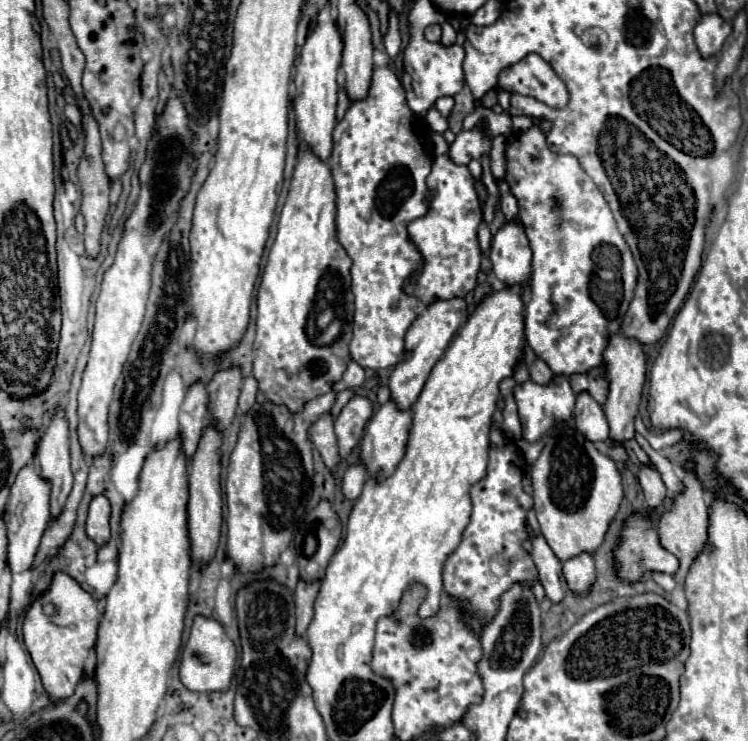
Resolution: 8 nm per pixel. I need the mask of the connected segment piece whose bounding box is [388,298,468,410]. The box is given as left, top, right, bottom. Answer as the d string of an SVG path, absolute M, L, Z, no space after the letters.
M452 298L452 300L438 300L438 302L430 304L424 310L424 314L414 320L412 328L406 334L406 346L404 346L404 350L410 356L396 364L396 368L392 370L392 376L388 380L390 400L396 404L398 410L408 410L416 402L416 398L418 398L420 390L424 388L424 382L428 380L434 364L442 358L450 340L454 338L458 328L464 324L466 314L468 314L466 302L462 298Z

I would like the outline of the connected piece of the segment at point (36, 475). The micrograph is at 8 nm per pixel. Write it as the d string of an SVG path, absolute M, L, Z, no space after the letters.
M36 460L24 466L12 486L8 508L4 514L6 520L6 534L8 534L8 566L16 572L30 570L36 550L40 546L40 538L50 522L48 516L48 496L50 496L50 484L40 478L40 472L36 472Z

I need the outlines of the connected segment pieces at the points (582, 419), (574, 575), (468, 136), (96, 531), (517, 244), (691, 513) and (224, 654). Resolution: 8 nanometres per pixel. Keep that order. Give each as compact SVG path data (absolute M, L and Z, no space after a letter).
M580 392L576 396L574 422L576 422L578 432L582 432L586 440L590 442L602 442L608 438L608 422L606 422L604 410L586 392Z
M580 554L572 560L564 562L564 578L568 582L568 588L578 594L586 596L590 594L594 582L596 582L596 570L594 570L594 560L588 554Z
M462 130L456 134L456 140L450 144L448 158L454 164L468 165L474 160L474 154L490 152L492 134L488 130Z
M96 496L90 502L86 532L98 546L104 546L110 540L110 502L106 496Z
M520 222L504 224L492 238L490 262L496 278L506 286L526 286L532 274L532 250Z
M686 462L684 470L686 470L686 476L682 480L684 490L672 496L672 506L668 510L664 510L660 514L660 520L656 522L660 544L668 552L678 556L678 560L680 560L680 570L676 572L678 582L684 582L684 576L688 574L688 568L690 568L694 556L700 552L700 548L704 548L704 540L708 538L708 508L704 504L704 492L706 492L704 484L696 476L694 462Z
M196 616L190 630L190 638L182 650L182 662L180 662L182 684L188 690L200 694L226 692L234 676L234 664L236 664L236 646L232 640L228 640L222 626L212 618Z

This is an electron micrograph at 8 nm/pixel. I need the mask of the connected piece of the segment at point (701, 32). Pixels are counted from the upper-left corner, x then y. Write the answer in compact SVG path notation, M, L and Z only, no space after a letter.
M706 14L702 16L702 20L698 22L694 36L696 36L696 46L702 54L702 58L710 58L716 56L722 46L724 40L730 36L732 26L726 20L720 20L718 14Z

